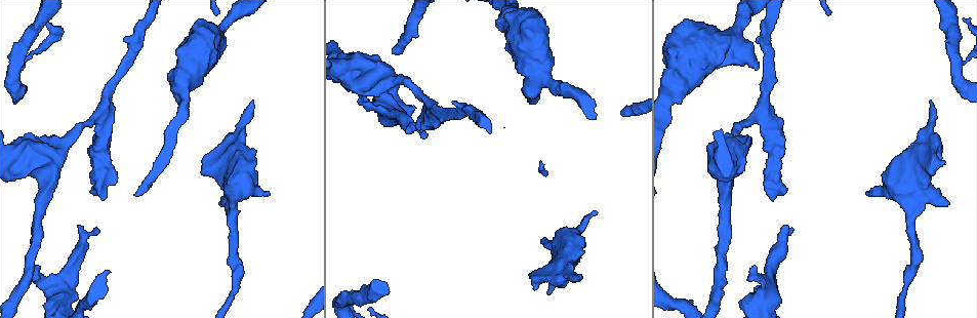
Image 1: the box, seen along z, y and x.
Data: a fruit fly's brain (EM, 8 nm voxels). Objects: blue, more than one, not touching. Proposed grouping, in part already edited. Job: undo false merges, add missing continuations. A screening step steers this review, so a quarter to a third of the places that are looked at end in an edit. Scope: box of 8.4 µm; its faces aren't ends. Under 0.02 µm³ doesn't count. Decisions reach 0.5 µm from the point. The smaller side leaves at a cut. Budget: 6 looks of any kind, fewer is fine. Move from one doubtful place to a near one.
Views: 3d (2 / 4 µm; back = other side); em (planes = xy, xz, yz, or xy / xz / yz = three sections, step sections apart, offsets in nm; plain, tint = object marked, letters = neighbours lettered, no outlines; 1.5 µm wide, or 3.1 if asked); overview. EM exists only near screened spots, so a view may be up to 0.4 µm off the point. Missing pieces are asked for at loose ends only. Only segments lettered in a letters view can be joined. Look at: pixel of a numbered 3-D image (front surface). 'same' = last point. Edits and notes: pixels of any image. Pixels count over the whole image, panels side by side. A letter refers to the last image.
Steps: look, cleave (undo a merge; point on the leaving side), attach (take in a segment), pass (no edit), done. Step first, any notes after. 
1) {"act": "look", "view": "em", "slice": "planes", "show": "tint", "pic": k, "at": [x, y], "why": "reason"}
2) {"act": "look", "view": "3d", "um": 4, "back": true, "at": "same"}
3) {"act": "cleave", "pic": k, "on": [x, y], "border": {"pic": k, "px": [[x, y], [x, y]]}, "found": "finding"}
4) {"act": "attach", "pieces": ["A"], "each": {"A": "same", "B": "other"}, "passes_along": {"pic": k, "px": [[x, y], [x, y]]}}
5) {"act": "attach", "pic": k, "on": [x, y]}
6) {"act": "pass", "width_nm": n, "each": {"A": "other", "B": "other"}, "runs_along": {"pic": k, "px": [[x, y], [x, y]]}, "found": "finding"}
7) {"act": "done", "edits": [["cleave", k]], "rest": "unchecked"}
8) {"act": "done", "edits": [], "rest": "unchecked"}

{"act": "look", "view": "3d", "um": 4, "back": true, "pic": 1, "at": [867, 193], "why": "free end"}

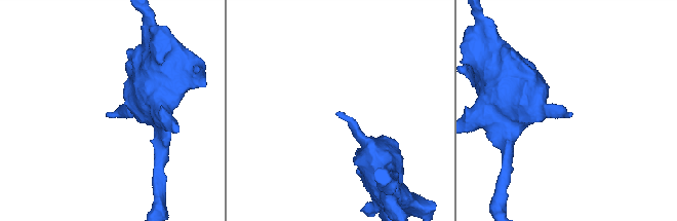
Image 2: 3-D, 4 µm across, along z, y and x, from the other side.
{"act": "look", "view": "em", "slice": "yz", "step": 4, "show": "plain", "pic": 2, "at": [109, 113], "why": "now the EM"}

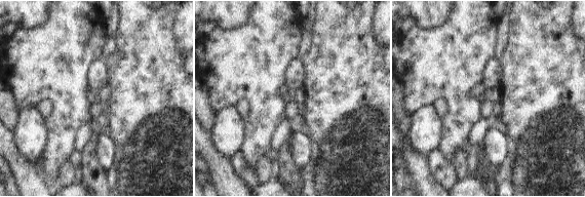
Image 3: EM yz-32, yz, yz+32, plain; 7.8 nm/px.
{"act": "look", "view": "em", "slice": "yz", "step": 4, "show": "letters", "at": "same", "why": "see the neighbours"}

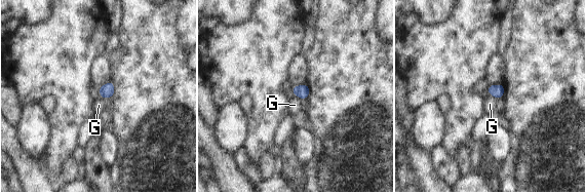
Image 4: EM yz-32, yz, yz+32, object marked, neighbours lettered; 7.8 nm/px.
{"act": "pass", "each": {"G": "other"}, "border": {"pic": 4, "px": [[490, 94], [497, 99]]}, "found": "no lettered segment goes on from it"}

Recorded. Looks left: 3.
{"act": "look", "view": "3d", "um": 2, "pic": 1, "at": [931, 100], "why": "an open end"}

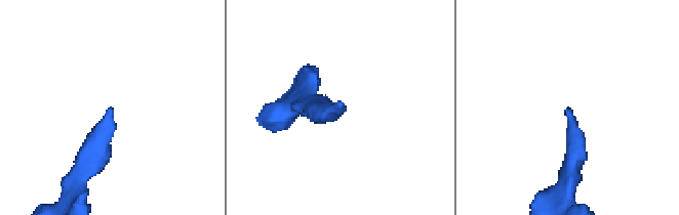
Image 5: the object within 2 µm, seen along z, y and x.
{"act": "look", "view": "em", "slice": "xz", "step": 8, "show": "tint", "pic": 5, "at": [111, 108], "why": "need the tissue"}

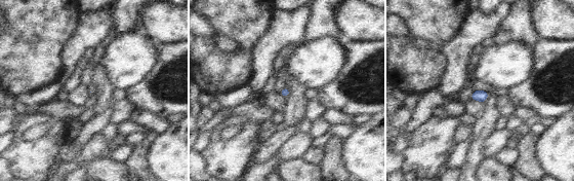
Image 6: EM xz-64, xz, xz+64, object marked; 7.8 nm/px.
{"act": "look", "view": "em", "slice": "xz", "step": 8, "show": "letters", "at": "same", "why": "what lies round it"}

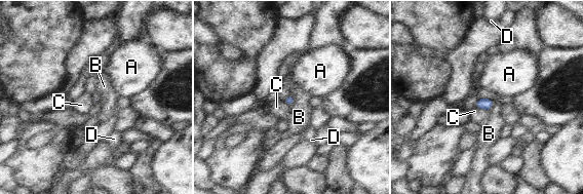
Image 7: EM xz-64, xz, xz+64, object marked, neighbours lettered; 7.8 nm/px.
{"act": "pass", "each": {"A": "other", "B": "other", "C": "other", "D": "other"}, "border": {"pic": 7, "px": [[474, 106], [489, 111]]}, "found": "none of them fits"}

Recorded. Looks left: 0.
{"act": "done", "edits": [], "rest": "unchecked"}

